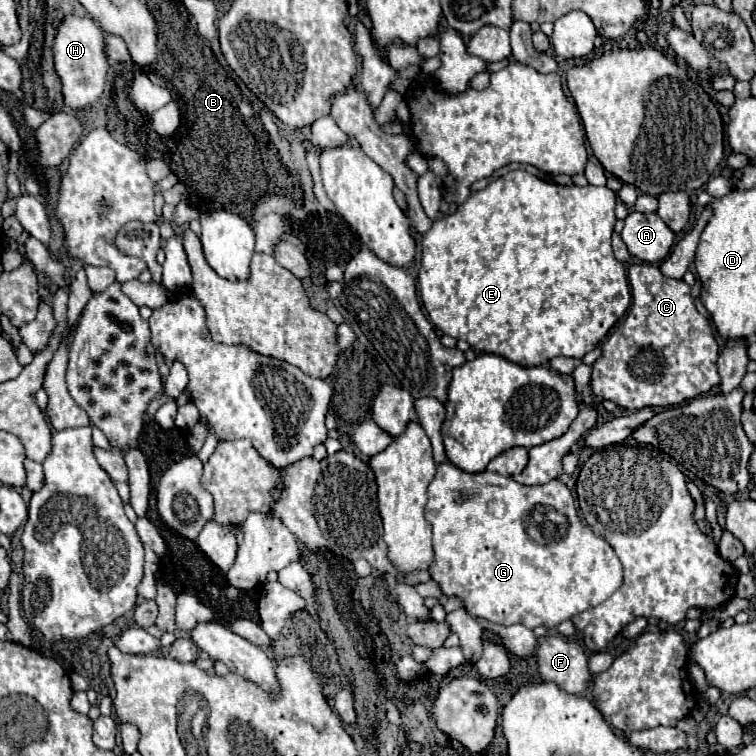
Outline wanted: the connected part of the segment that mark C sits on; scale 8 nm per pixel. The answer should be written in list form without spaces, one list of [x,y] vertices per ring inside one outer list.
[[[650,263],[630,265],[628,283],[632,293],[632,305],[624,319],[610,331],[610,335],[602,343],[602,355],[592,363],[592,393],[600,399],[614,401],[618,407],[626,411],[638,411],[642,407],[680,405],[720,385],[720,375],[716,367],[718,341],[708,319],[696,311],[694,299],[690,295],[690,285],[682,279],[664,277],[658,265]]]

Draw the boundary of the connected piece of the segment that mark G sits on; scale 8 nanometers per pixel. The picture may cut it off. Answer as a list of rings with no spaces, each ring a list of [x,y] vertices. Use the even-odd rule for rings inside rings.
[[[444,461],[438,465],[436,477],[428,487],[428,513],[426,513],[426,521],[432,525],[434,531],[434,563],[428,567],[430,577],[440,585],[442,593],[448,597],[460,597],[464,601],[464,609],[470,617],[484,619],[488,623],[494,625],[514,625],[520,623],[528,629],[534,629],[538,625],[544,625],[546,629],[554,629],[558,627],[562,621],[572,619],[576,613],[582,613],[590,607],[600,605],[602,601],[606,601],[616,589],[618,585],[622,585],[622,565],[618,555],[614,553],[614,549],[598,535],[594,535],[590,531],[588,525],[584,525],[576,513],[574,507],[574,499],[570,489],[560,483],[558,479],[548,481],[546,485],[536,485],[536,487],[528,487],[522,483],[516,483],[512,477],[502,477],[498,473],[490,473],[490,471],[480,471],[480,473],[466,473],[462,469],[458,469],[456,465],[452,465],[450,461]]]

